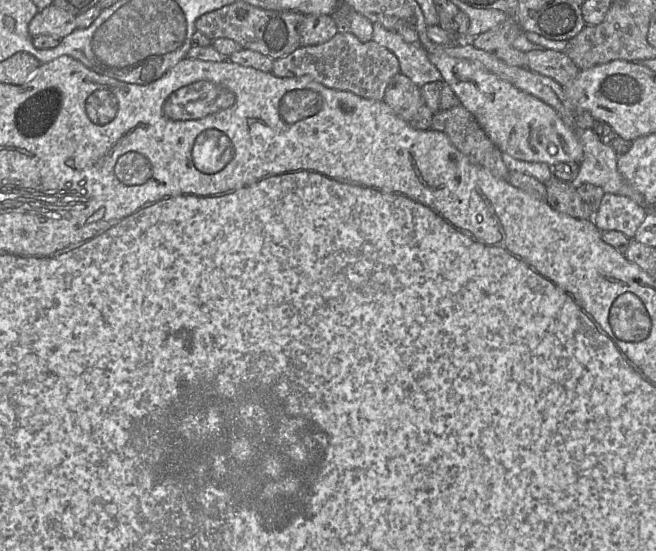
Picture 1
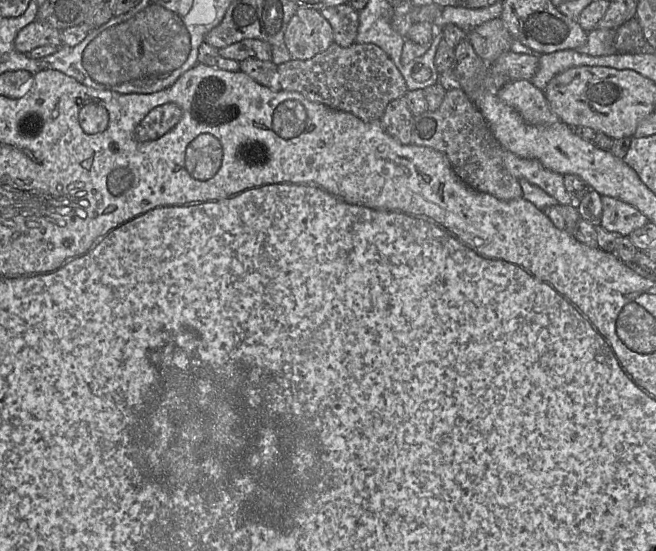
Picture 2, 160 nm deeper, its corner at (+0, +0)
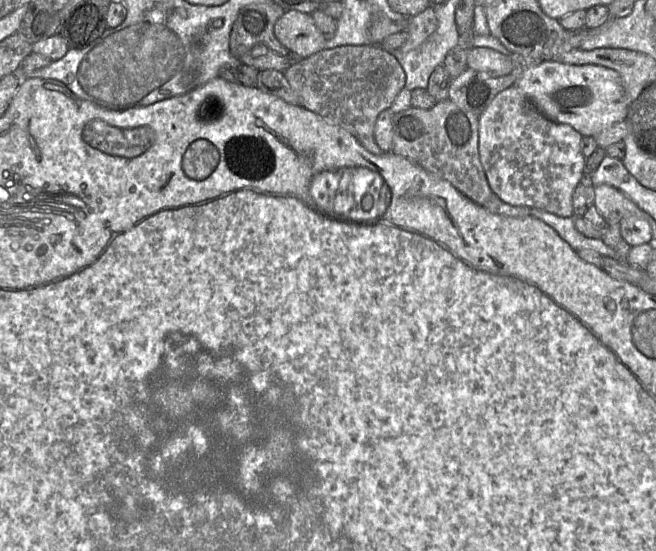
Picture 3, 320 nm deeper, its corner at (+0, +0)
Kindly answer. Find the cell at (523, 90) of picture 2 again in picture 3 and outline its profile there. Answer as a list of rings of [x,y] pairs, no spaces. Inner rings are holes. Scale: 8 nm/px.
[[[516,85],[498,93],[479,118],[479,156],[482,167],[485,171],[486,178],[492,191],[497,194],[503,201],[513,206],[527,206],[537,208],[560,217],[574,217],[572,196],[575,188],[585,179],[586,158],[581,152],[581,141],[583,135],[567,124],[561,124],[549,119],[541,113],[520,91]]]

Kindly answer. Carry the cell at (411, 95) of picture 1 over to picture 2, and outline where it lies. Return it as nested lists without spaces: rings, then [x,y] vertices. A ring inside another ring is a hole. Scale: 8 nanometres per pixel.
[[[405,94],[387,105],[380,122],[386,133],[399,143],[408,145],[411,144],[413,119]]]

